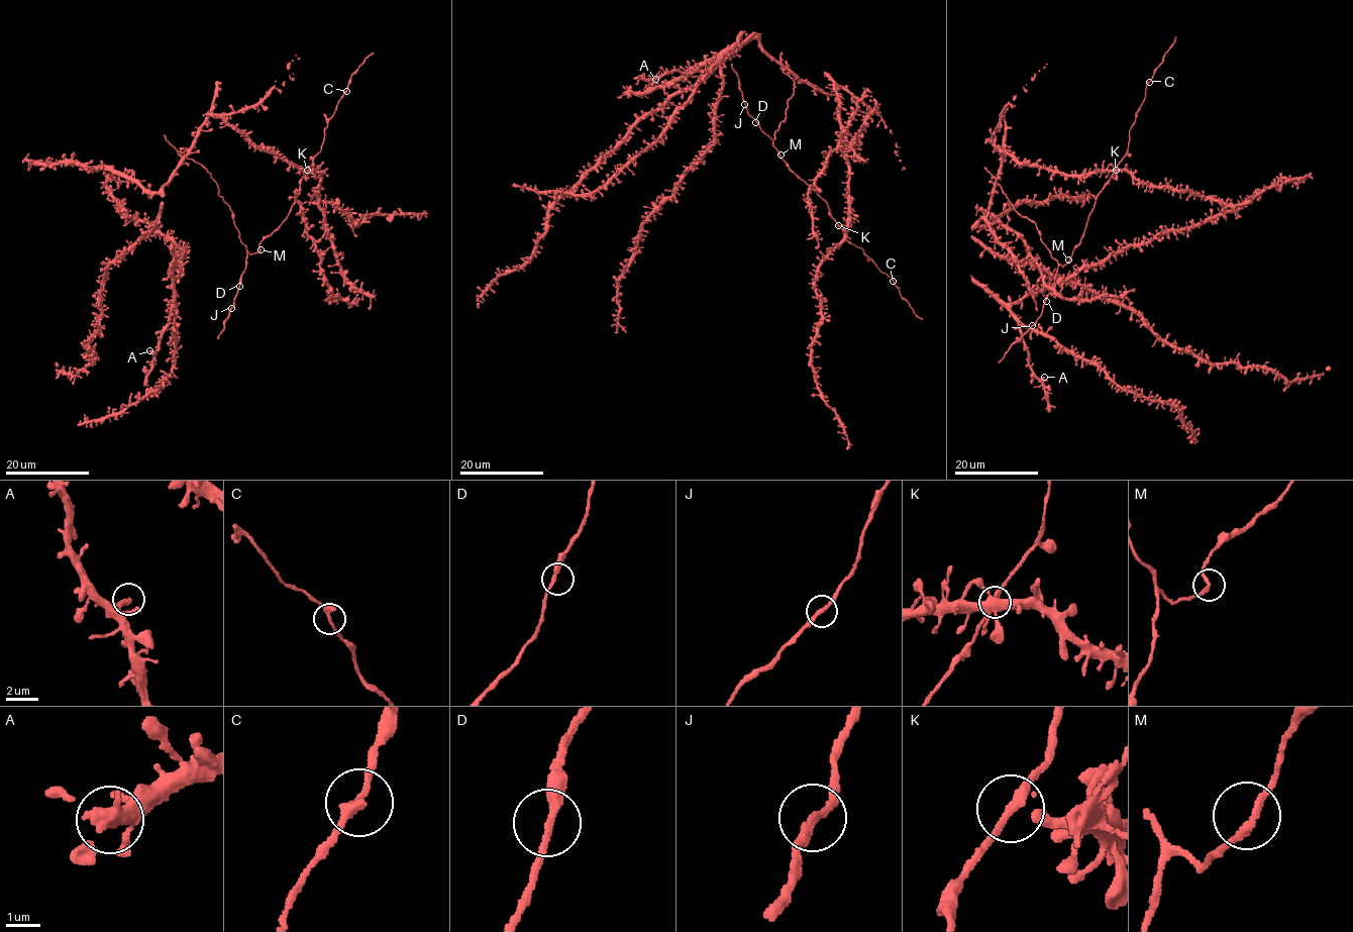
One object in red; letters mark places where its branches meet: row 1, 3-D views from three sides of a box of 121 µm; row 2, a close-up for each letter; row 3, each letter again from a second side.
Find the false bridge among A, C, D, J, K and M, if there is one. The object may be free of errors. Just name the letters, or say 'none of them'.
none of them

